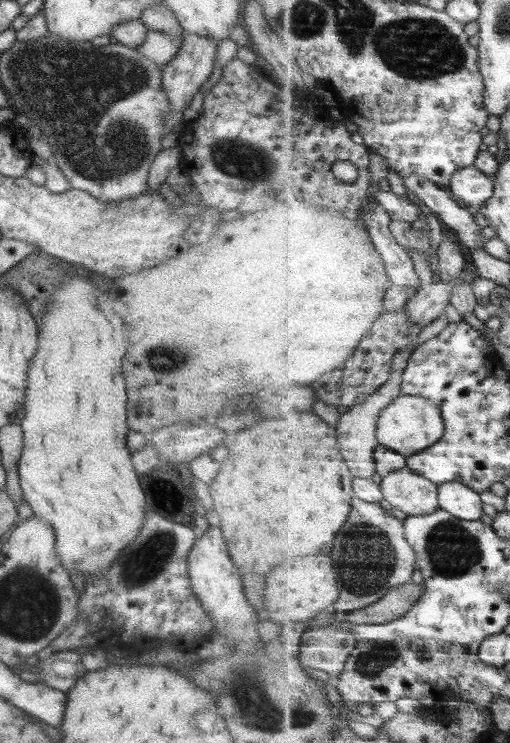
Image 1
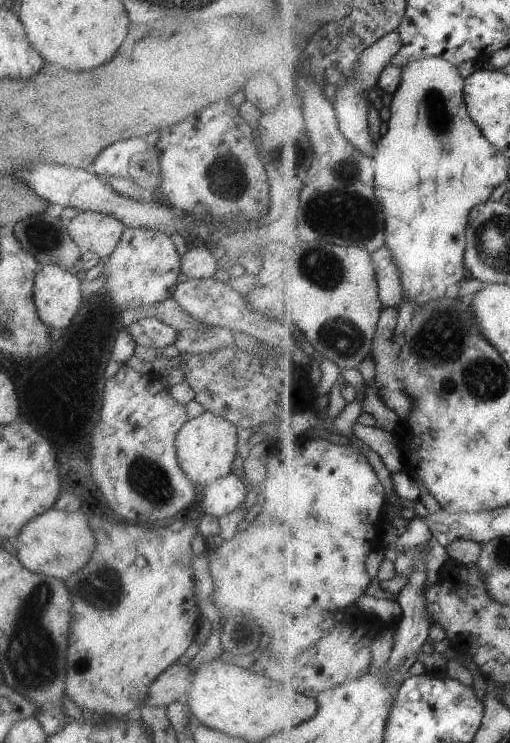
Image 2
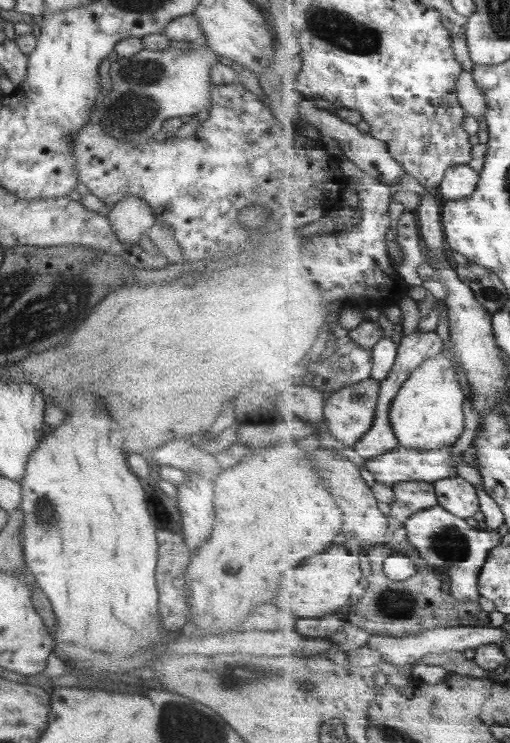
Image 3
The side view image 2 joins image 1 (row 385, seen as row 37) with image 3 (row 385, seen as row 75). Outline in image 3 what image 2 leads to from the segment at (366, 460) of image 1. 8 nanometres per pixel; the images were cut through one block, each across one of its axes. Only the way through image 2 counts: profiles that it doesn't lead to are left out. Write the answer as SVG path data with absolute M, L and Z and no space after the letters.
M371 377L327 396L324 408L326 425L341 444L354 448L355 444L373 428L380 390L381 383Z

